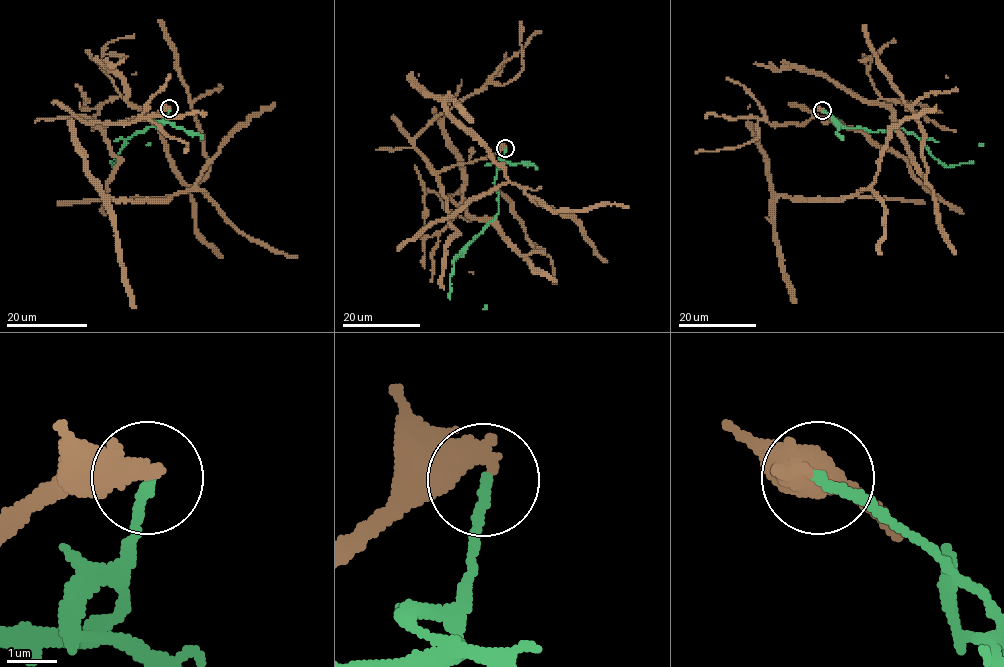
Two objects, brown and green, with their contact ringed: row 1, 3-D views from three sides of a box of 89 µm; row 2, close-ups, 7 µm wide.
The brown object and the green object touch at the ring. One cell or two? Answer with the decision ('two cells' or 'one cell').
two cells

